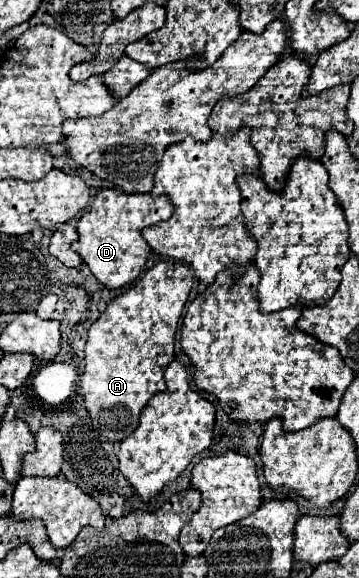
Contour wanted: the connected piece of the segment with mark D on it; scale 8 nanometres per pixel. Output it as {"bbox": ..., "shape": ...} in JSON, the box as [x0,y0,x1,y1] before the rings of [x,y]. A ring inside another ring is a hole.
{"bbox":[73,190,173,288],"shape":[[[101,190],[93,200],[93,208],[87,210],[77,222],[79,240],[73,242],[73,250],[83,258],[91,274],[105,288],[123,288],[139,278],[147,264],[147,256],[151,254],[151,248],[141,236],[143,228],[163,222],[171,218],[171,214],[173,206],[167,202],[167,198],[155,198],[151,194],[123,194],[121,190]]]}

